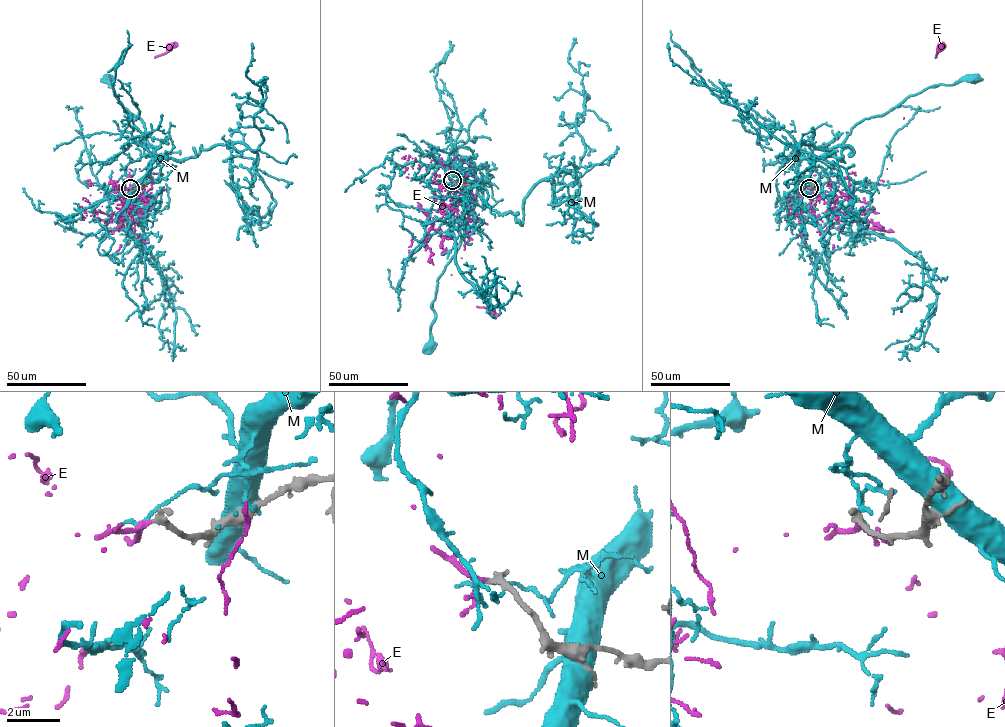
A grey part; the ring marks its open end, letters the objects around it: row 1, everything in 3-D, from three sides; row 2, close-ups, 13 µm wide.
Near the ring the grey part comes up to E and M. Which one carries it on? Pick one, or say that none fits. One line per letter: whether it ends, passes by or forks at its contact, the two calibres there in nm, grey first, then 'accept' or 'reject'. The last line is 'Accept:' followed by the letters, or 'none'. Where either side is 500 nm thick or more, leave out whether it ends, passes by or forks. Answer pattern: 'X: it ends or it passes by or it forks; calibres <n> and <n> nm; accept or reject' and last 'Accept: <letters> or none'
E: it passes by; calibres 240 and 140 nm; accept
M: it passes by; calibres 260 and 90 nm; reject
Accept: E

